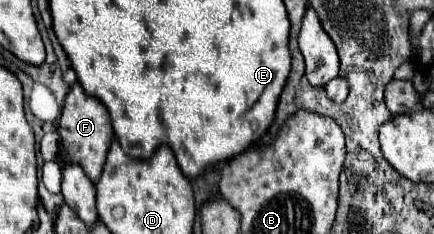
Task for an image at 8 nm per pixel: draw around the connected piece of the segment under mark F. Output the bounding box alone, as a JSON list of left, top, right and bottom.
[57,83,113,183]

